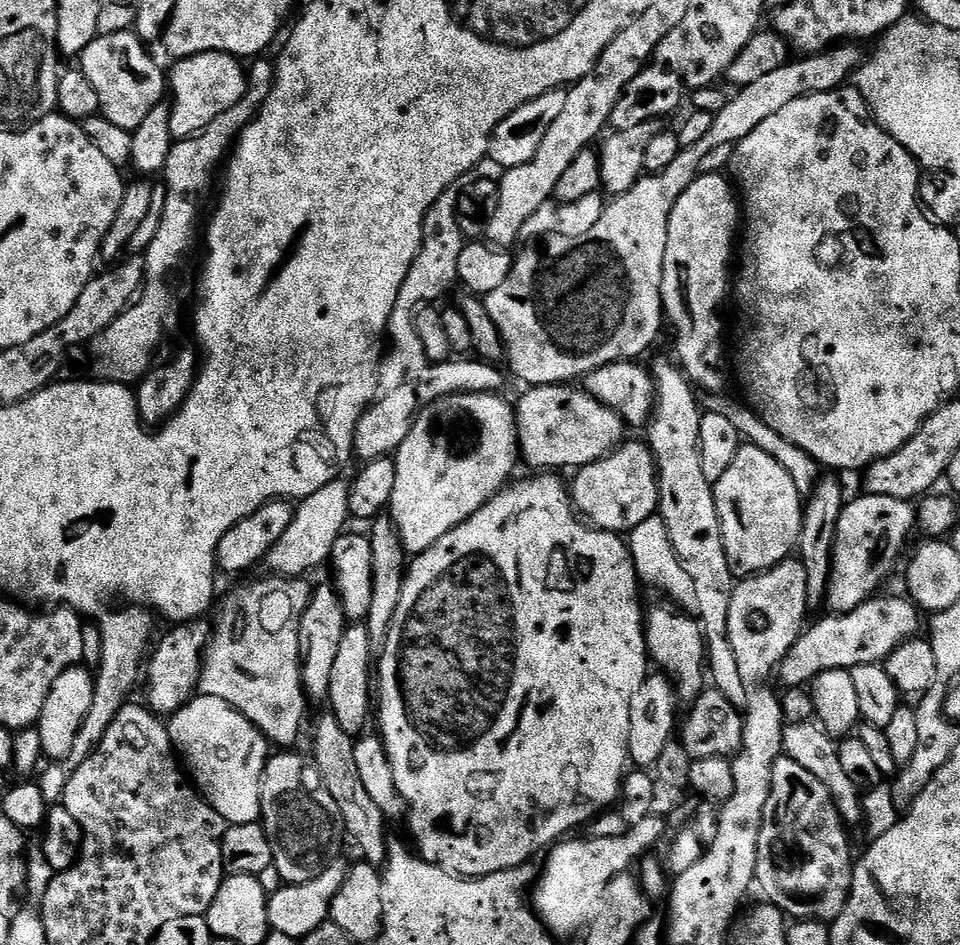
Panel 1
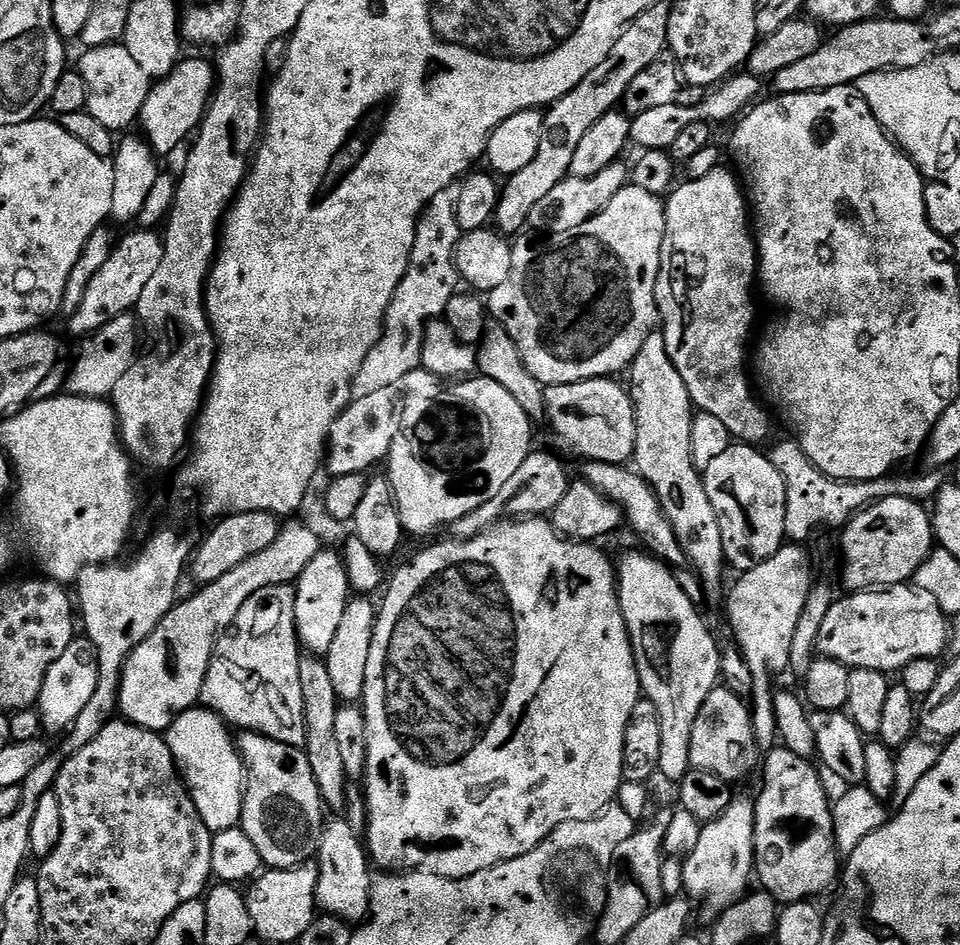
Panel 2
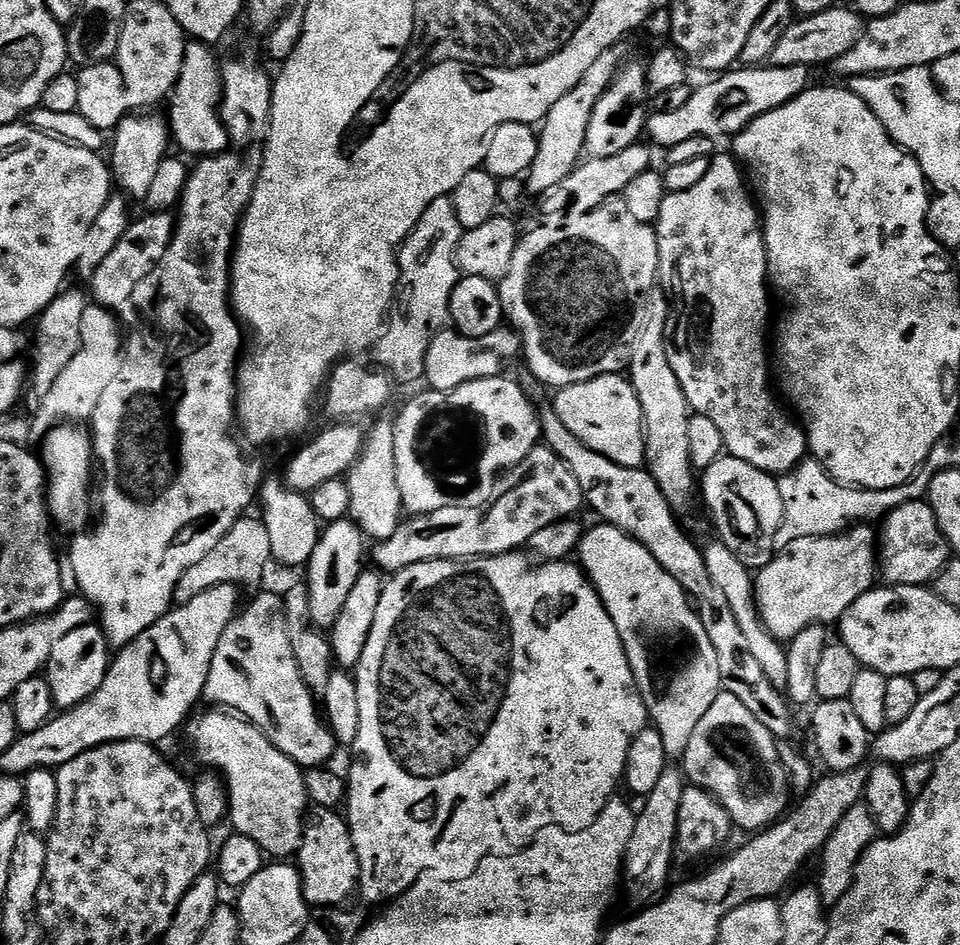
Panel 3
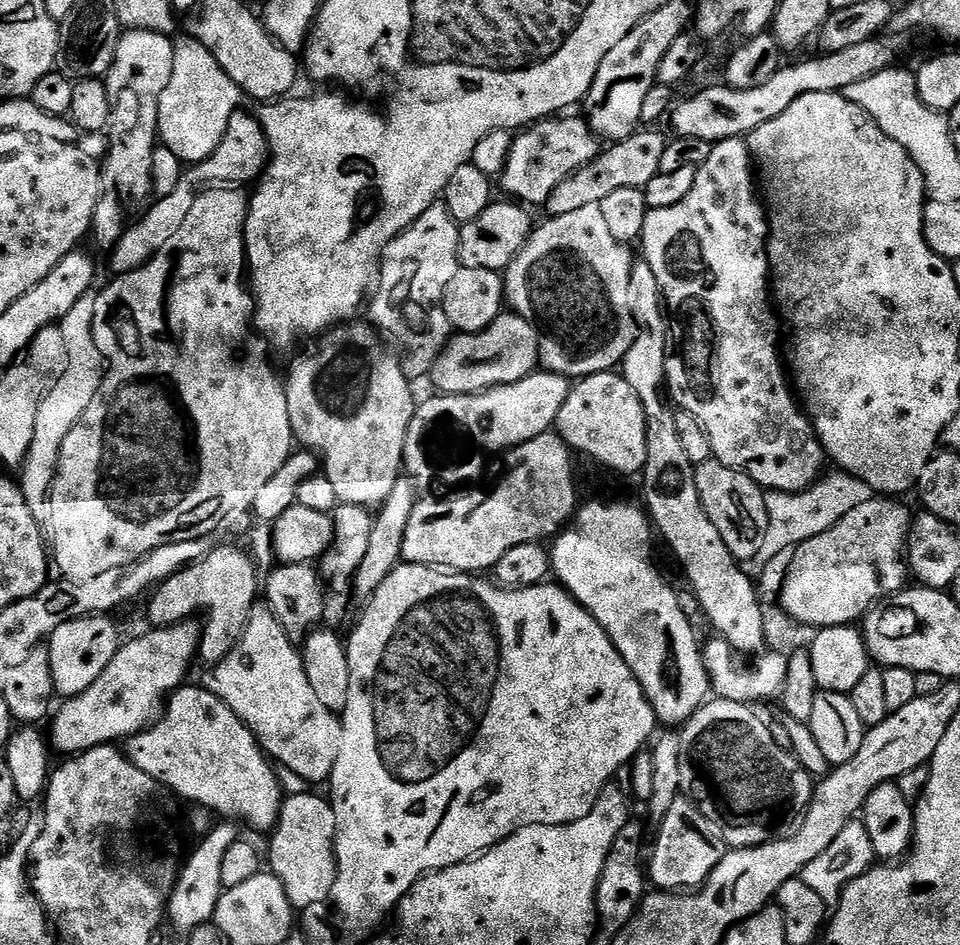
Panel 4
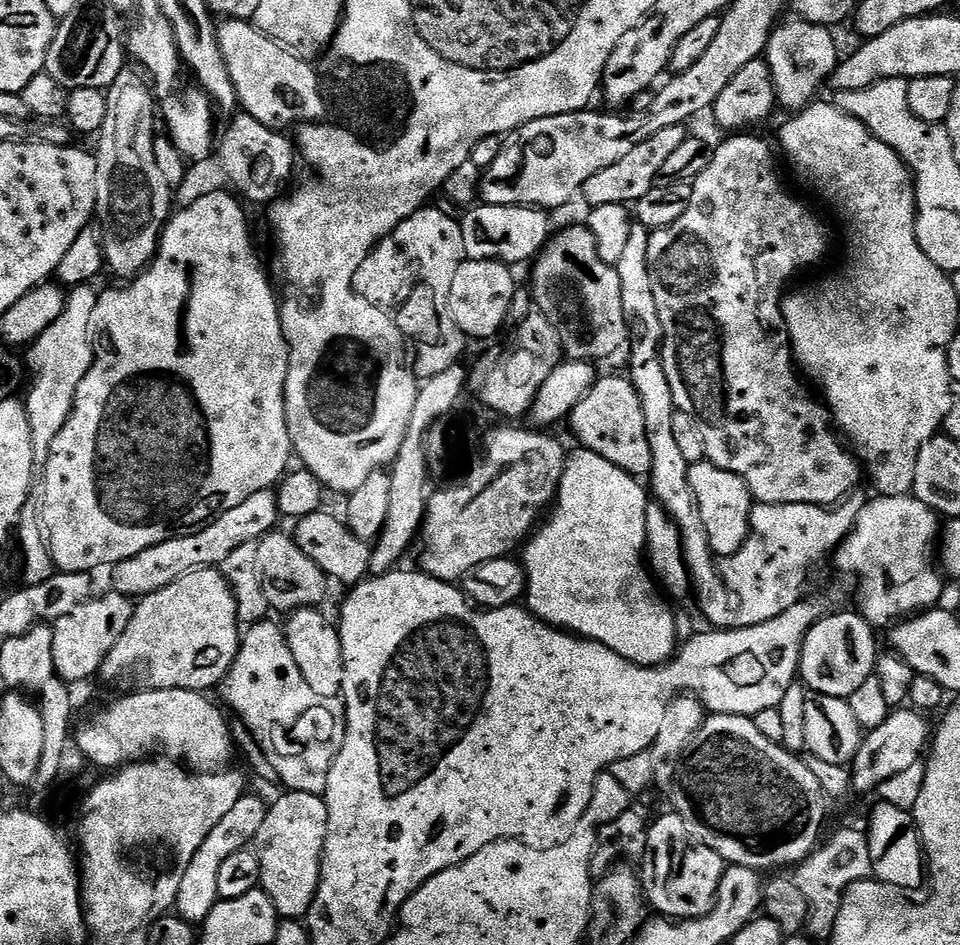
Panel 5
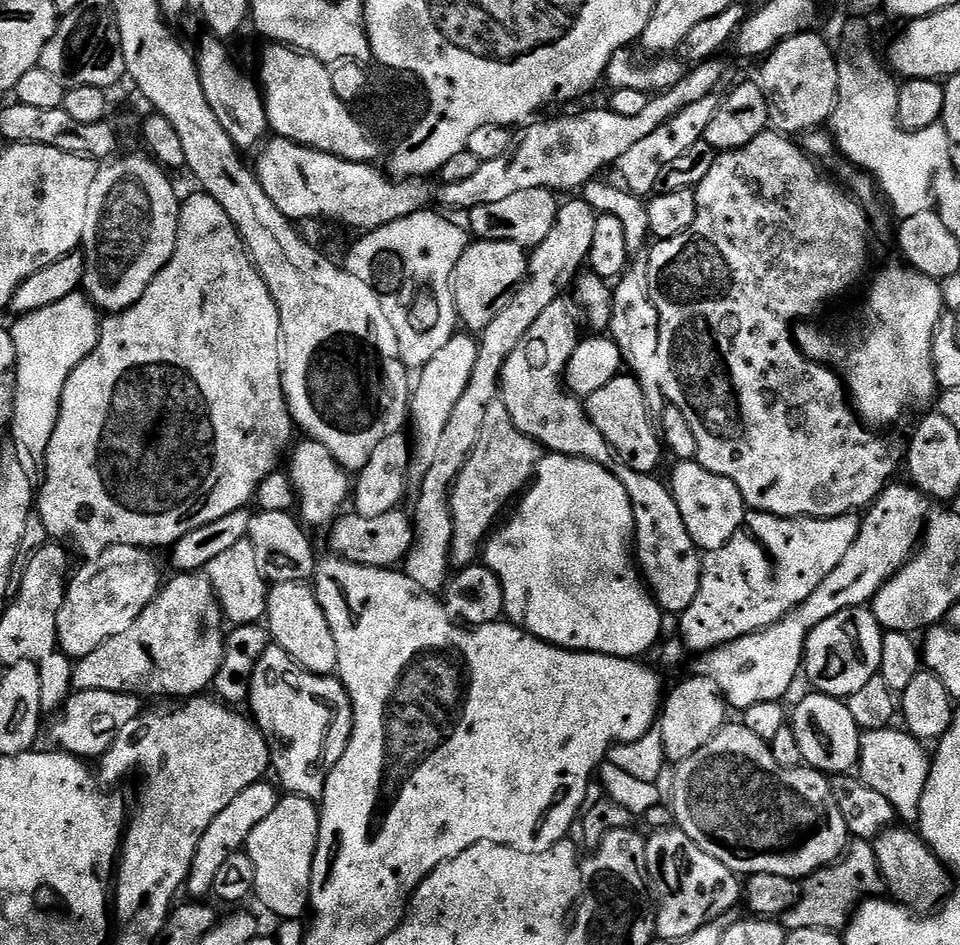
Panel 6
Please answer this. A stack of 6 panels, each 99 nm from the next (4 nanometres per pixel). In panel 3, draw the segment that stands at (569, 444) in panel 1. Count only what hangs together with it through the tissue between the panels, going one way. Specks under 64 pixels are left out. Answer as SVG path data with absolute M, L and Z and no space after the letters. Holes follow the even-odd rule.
M620 374L599 376L598 378L590 378L586 382L578 382L561 388L555 393L555 396L554 403L558 418L562 418L566 430L570 430L574 434L574 438L578 438L590 450L598 450L598 454L610 458L610 462L618 462L618 466L645 467L642 405L631 380Z

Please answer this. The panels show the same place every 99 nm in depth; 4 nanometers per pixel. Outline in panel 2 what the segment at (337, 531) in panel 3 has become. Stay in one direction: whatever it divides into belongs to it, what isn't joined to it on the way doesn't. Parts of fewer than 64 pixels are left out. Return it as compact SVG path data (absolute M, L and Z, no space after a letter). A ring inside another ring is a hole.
M322 550L302 570L300 579L295 581L296 605L296 638L311 655L327 657L330 646L334 643L338 626L342 622L342 614L346 614L346 606L350 599L348 575L344 565L344 557L339 551Z

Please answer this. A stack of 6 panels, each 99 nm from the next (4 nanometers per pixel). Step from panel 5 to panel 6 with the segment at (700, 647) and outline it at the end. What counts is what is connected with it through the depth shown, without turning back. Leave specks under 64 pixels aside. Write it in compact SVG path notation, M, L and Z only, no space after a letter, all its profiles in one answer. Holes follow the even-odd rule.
M889 483L884 493L872 501L863 513L854 546L850 546L846 558L818 582L818 590L814 590L806 602L786 613L777 624L722 644L697 659L700 661L695 671L714 681L731 707L733 704L736 708L752 708L755 704L772 704L782 699L791 690L796 675L801 675L804 644L814 626L847 608L865 607L916 551L928 523L930 500L919 488L896 483Z

